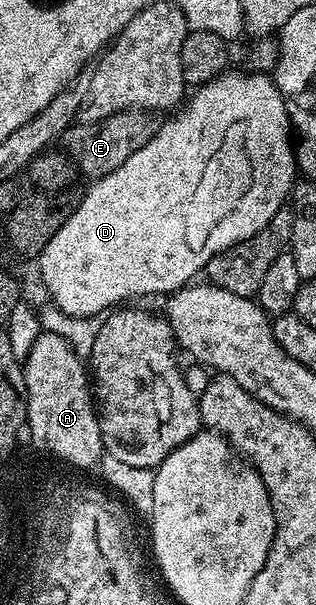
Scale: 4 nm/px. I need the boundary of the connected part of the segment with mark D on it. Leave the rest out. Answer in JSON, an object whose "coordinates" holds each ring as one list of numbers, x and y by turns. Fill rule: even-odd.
{"coordinates":[[225,70,221,76,216,76,210,82,199,85,196,92,187,97,186,103,175,113,173,120,164,120,160,128,142,146,142,150,130,154,114,174,106,174,102,179,91,185,88,193,83,193,80,205,66,218,66,222,46,242,43,252,38,257,40,263,40,276,44,279,44,288,49,292,51,303,62,309,68,315,74,316,99,316,123,305,132,302,135,296,160,296,179,292,181,288,191,285,203,273,204,267,222,250,234,246,238,242,246,242,258,230,262,230,278,214,278,210,285,207,288,195,292,192,292,183,298,177,298,156,294,151,294,132,290,127,286,102,282,94,276,89,275,79,271,75,261,74,256,70,248,72,232,72]]}

